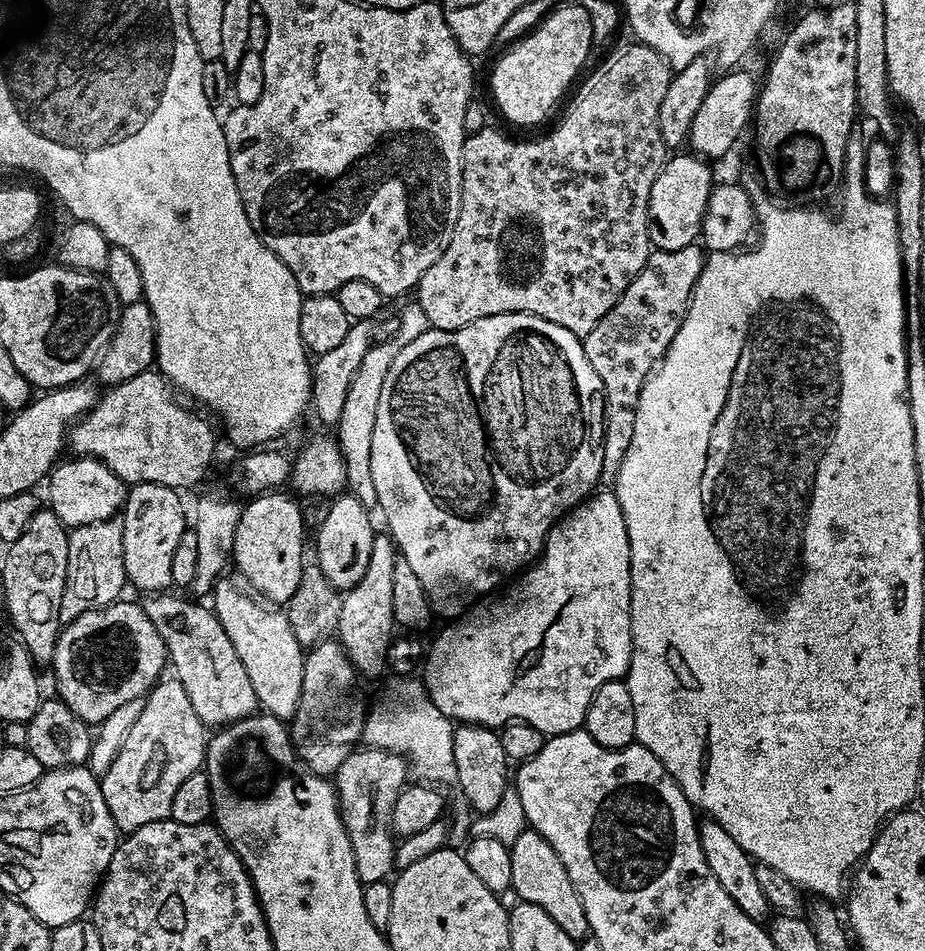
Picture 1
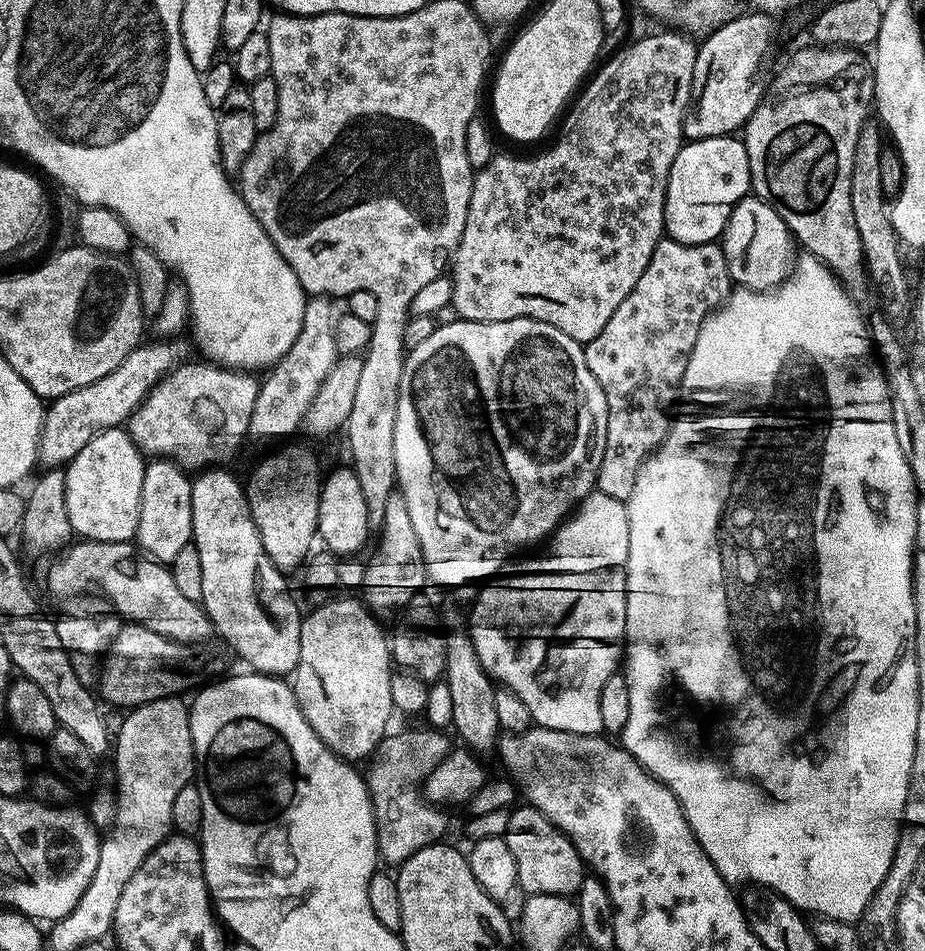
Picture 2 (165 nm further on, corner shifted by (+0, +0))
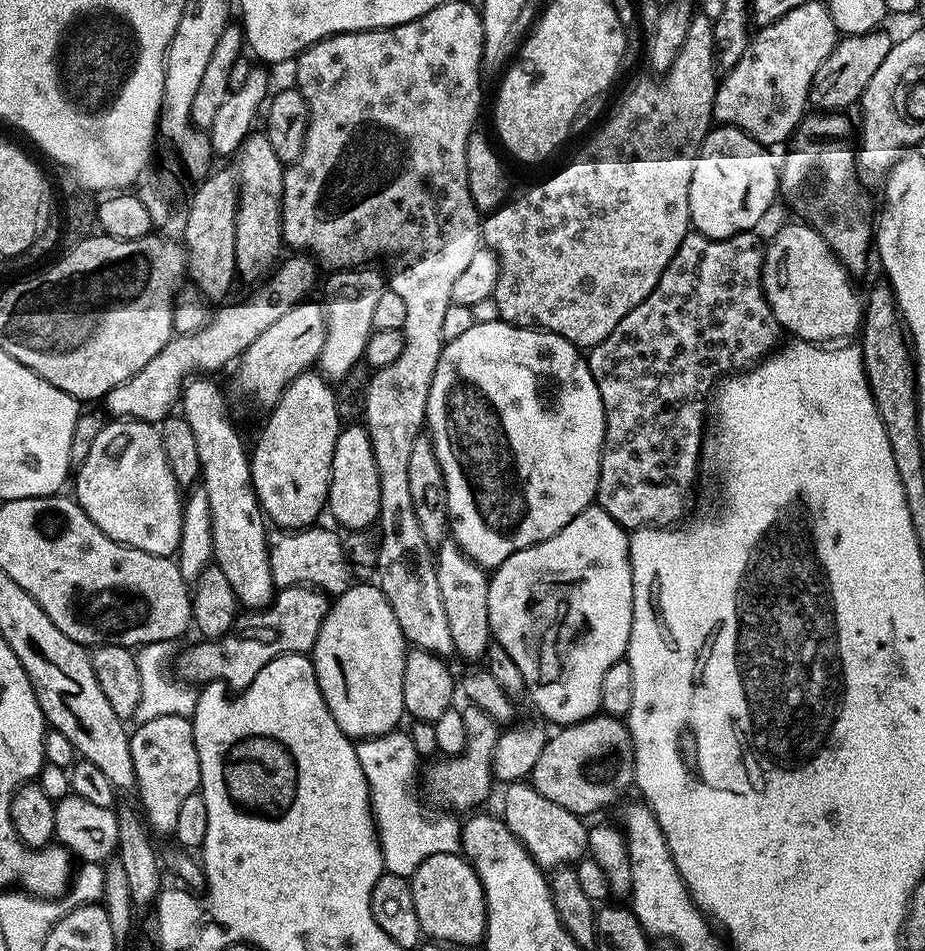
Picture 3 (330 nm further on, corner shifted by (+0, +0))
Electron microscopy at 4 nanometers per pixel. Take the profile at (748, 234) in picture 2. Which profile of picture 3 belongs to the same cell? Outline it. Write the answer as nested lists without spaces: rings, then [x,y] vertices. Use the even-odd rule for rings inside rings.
[[[799,222],[784,228],[764,249],[762,282],[772,317],[785,333],[793,332],[796,340],[809,342],[844,342],[847,336],[855,337],[864,322],[865,301],[856,293],[853,277],[830,250],[830,246],[811,224]]]

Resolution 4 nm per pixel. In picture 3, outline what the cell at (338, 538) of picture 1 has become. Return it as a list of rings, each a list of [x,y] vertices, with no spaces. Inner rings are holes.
[[[357,422],[341,427],[332,459],[332,473],[328,487],[327,515],[332,515],[344,530],[368,530],[380,519],[380,479],[378,462],[374,462],[374,446],[367,427]]]

